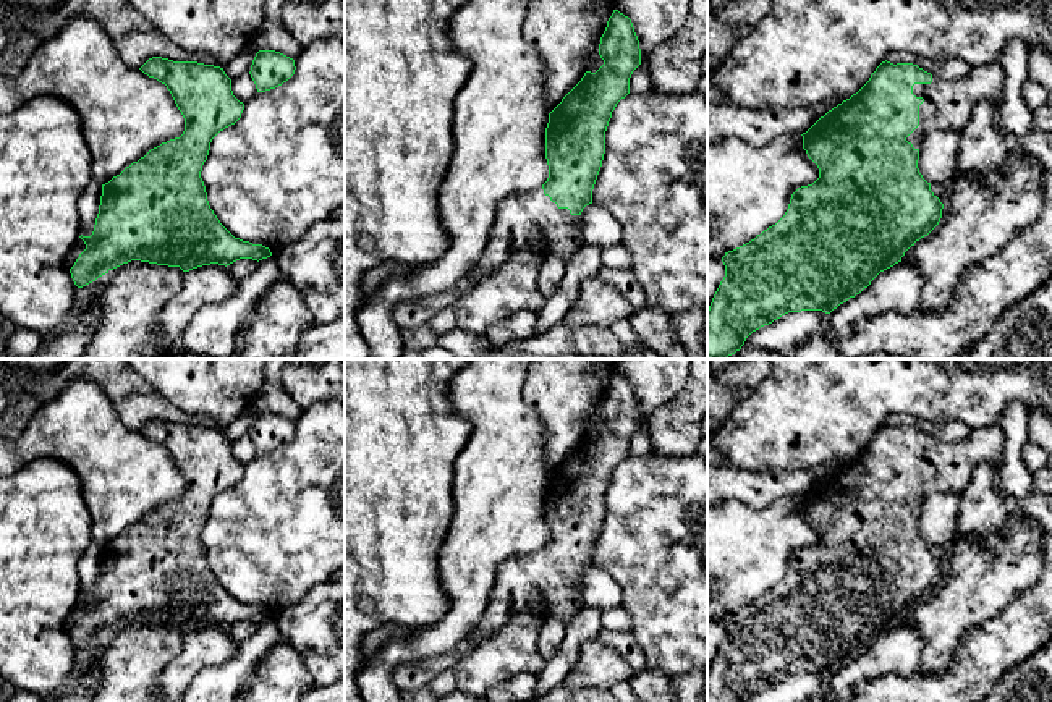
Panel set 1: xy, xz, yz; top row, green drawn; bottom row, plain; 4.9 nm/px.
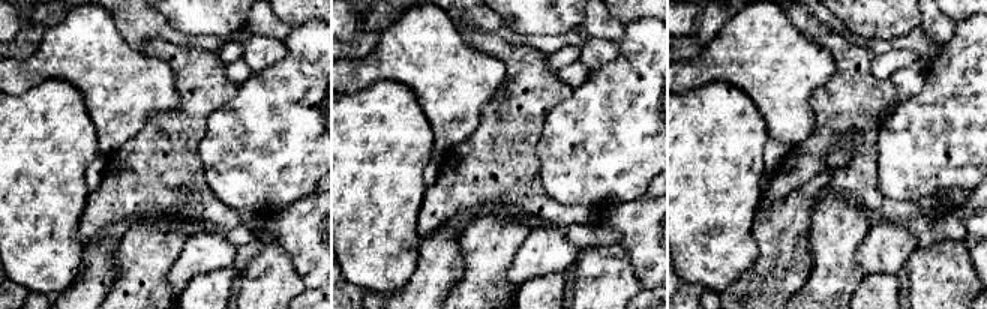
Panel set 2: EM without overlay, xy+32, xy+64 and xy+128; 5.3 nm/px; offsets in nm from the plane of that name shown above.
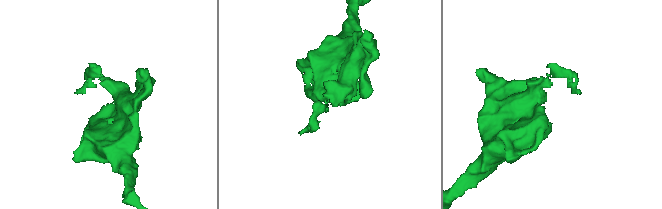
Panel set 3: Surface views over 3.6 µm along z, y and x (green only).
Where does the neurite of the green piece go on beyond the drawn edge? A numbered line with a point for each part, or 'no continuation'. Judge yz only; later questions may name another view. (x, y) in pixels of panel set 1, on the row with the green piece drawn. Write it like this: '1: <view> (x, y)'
1: yz (947, 104)

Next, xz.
1: xz (526, 220)

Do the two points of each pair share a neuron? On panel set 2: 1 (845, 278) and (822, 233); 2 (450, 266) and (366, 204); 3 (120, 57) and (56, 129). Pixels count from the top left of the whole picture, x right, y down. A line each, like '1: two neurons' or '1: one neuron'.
1: one neuron
2: two neurons
3: two neurons

